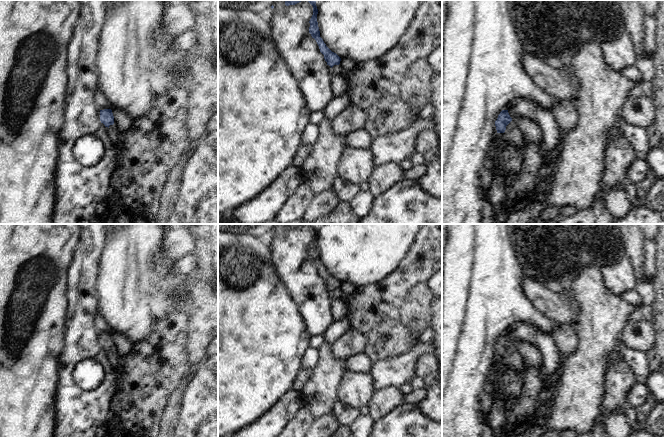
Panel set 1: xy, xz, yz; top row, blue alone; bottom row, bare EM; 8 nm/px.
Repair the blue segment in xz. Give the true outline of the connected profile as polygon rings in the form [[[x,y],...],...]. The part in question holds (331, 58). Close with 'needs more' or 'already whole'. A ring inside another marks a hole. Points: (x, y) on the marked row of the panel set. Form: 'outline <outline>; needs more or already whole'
outline [[[306,0],[313,6],[313,15],[309,21],[309,33],[312,38],[314,38],[319,46],[320,52],[324,55],[324,59],[331,68],[334,65],[339,65],[341,58],[334,52],[332,52],[324,43],[323,39],[320,37],[320,31],[317,22],[318,9],[316,6],[316,0]]]; already whole

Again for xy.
outline [[[111,109],[100,110],[100,121],[108,127],[114,124],[114,116]]]; already whole

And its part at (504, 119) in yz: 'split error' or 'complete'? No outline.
complete

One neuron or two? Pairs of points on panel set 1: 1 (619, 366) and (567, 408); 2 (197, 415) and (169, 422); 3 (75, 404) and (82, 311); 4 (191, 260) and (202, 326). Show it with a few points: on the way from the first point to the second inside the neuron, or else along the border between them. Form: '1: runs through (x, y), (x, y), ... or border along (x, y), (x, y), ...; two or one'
1: border along (616, 357), (605, 371), (602, 401); two
2: border along (183, 397), (180, 414), (174, 426); two
3: runs through (67, 381), (67, 362), (81, 346), (81, 334); one
4: border along (192, 252), (196, 258), (196, 266), (187, 275); two

